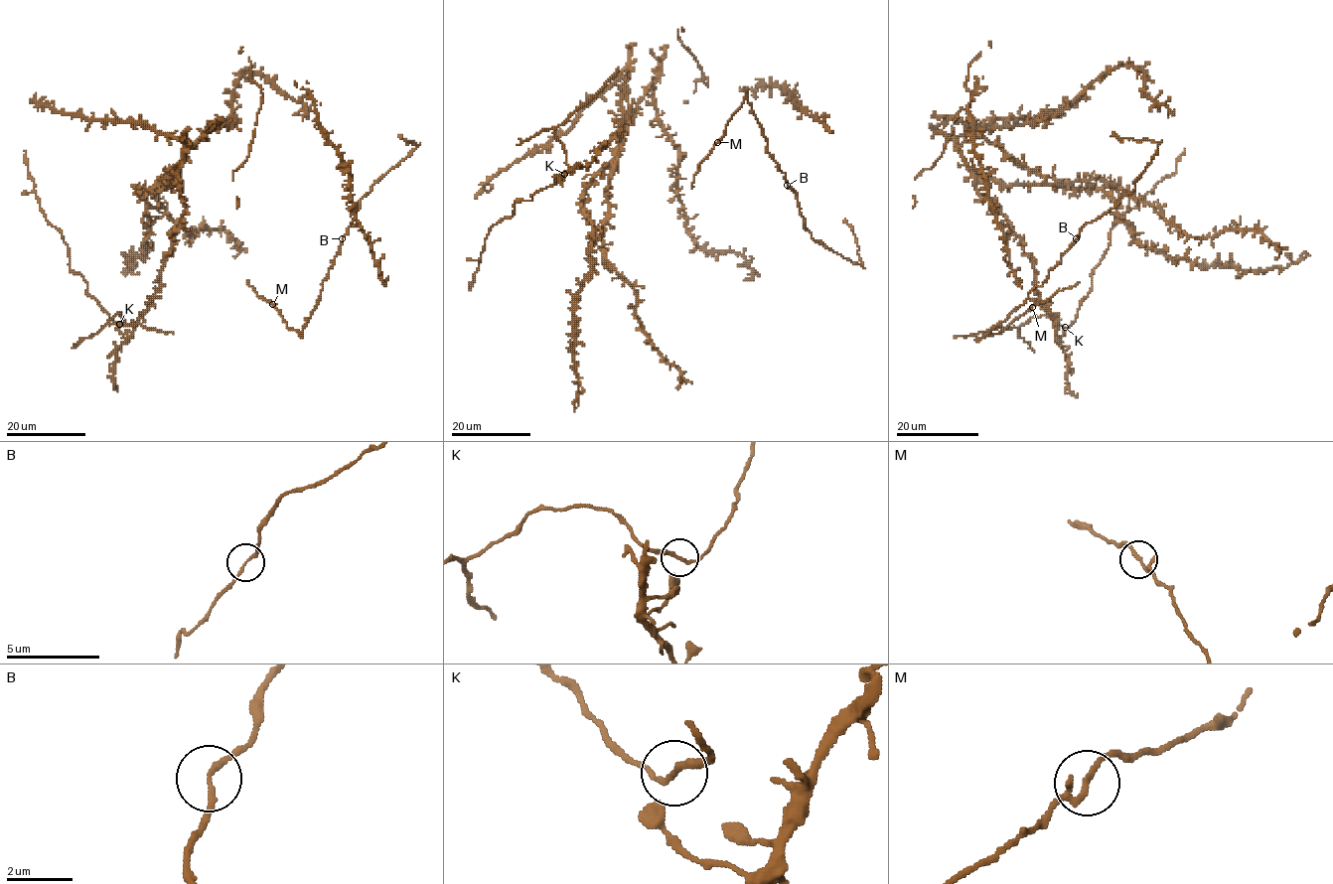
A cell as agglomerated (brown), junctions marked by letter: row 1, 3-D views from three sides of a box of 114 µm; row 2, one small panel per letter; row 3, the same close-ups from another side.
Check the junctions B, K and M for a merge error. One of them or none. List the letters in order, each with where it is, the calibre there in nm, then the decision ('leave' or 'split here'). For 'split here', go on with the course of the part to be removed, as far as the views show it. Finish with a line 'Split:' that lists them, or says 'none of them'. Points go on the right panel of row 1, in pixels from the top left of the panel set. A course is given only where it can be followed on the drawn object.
B: (1076, 238) | 150 nm | leave
K: (1065, 327) | 130 nm | leave
M: (1032, 307) | 140 nm | leave
Split: none of them

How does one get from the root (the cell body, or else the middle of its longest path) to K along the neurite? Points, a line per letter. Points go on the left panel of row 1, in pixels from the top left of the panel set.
K: (212, 128), (164, 182), (181, 186), (177, 178), (185, 215), (160, 289), (130, 336), (119, 324)

